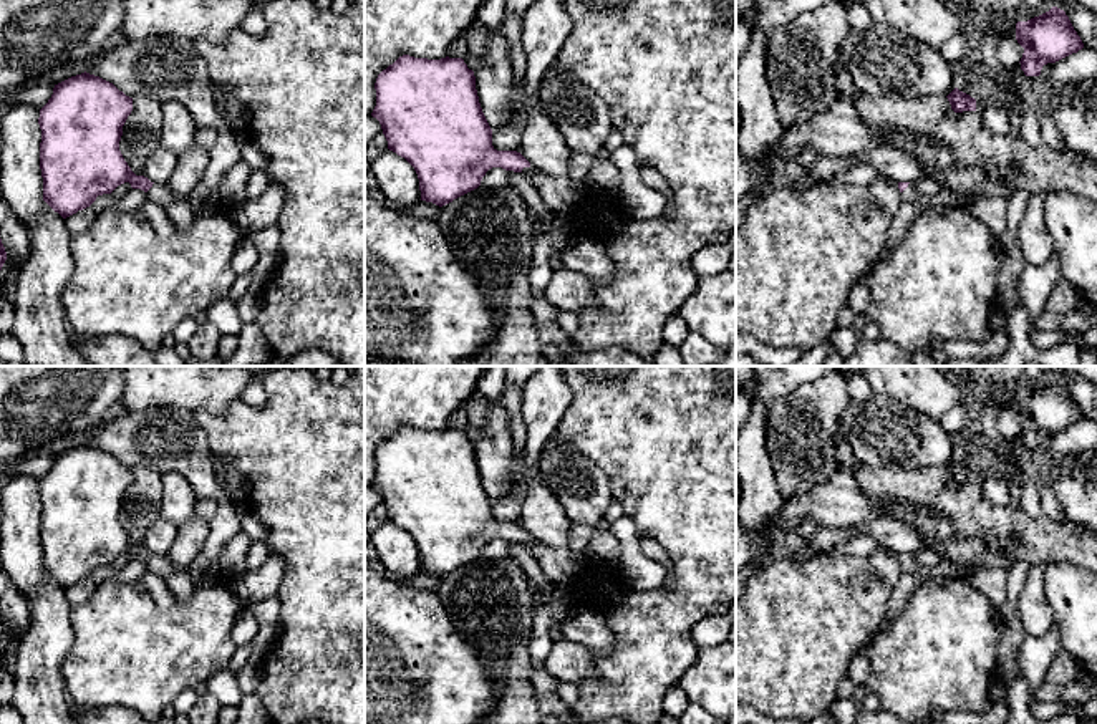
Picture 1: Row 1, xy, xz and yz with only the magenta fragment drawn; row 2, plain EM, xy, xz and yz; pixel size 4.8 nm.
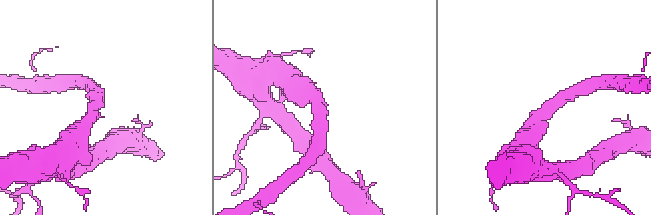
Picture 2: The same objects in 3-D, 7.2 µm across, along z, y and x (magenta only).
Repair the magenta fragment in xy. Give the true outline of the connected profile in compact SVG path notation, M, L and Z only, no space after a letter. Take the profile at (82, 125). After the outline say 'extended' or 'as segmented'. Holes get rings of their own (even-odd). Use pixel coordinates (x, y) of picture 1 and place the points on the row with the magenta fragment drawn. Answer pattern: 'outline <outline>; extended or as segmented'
outline M81 73L53 88L48 103L40 109L41 129L40 169L43 177L43 200L63 219L89 207L98 195L111 194L118 186L129 182L133 189L147 194L147 200L159 204L176 230L186 234L194 220L189 200L176 200L164 184L154 184L136 176L119 151L123 126L133 111L133 98L113 83Z; extended

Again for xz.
outline M399 56L383 70L375 83L376 106L371 113L381 124L388 149L404 157L419 179L421 200L439 207L477 189L492 167L514 172L530 172L532 184L547 207L572 212L585 200L585 186L570 177L550 177L535 169L517 151L497 151L492 146L492 129L482 113L474 71L462 58Z; extended

